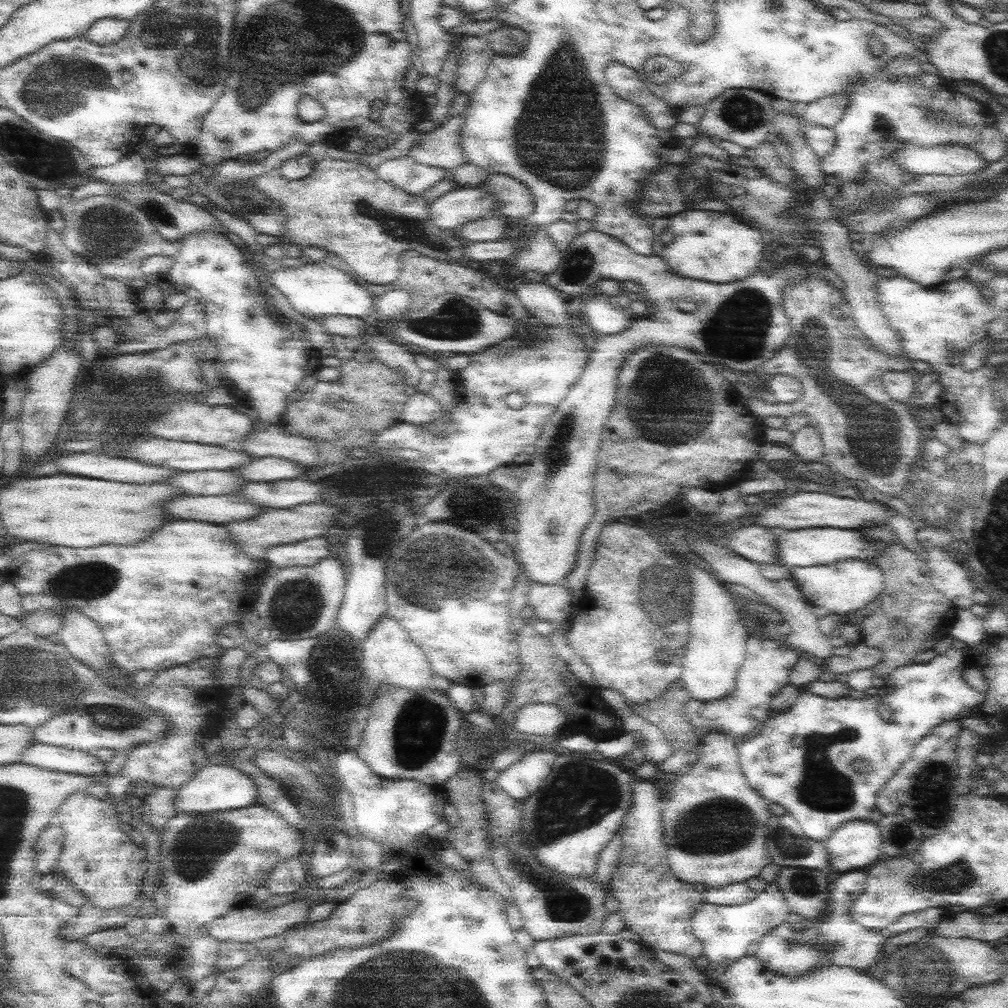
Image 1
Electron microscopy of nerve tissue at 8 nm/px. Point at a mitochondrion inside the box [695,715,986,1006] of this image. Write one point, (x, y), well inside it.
(926, 973)

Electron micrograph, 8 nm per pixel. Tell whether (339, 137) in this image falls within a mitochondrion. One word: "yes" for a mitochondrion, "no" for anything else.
no

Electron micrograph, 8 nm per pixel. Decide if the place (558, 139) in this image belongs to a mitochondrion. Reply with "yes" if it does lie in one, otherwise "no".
yes

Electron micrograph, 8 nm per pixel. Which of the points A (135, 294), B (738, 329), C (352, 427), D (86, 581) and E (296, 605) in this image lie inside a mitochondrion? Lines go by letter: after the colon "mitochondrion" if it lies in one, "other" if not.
A: other
B: mitochondrion
C: mitochondrion
D: mitochondrion
E: mitochondrion

